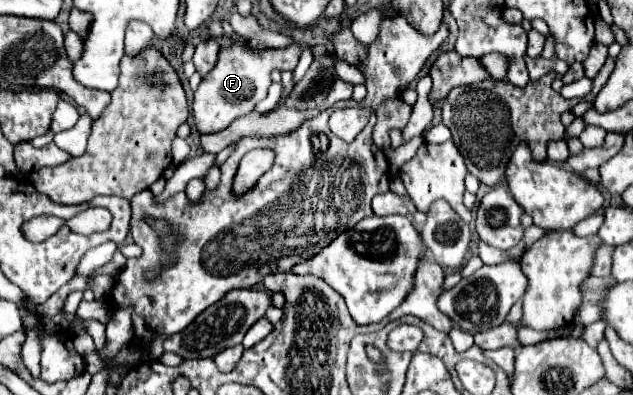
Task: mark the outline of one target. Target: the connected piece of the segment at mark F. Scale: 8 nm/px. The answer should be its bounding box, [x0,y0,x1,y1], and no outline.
[192,35,302,133]

